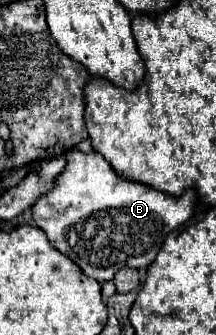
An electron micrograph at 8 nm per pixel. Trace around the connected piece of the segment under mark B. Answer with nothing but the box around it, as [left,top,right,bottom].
[32,148,198,282]

